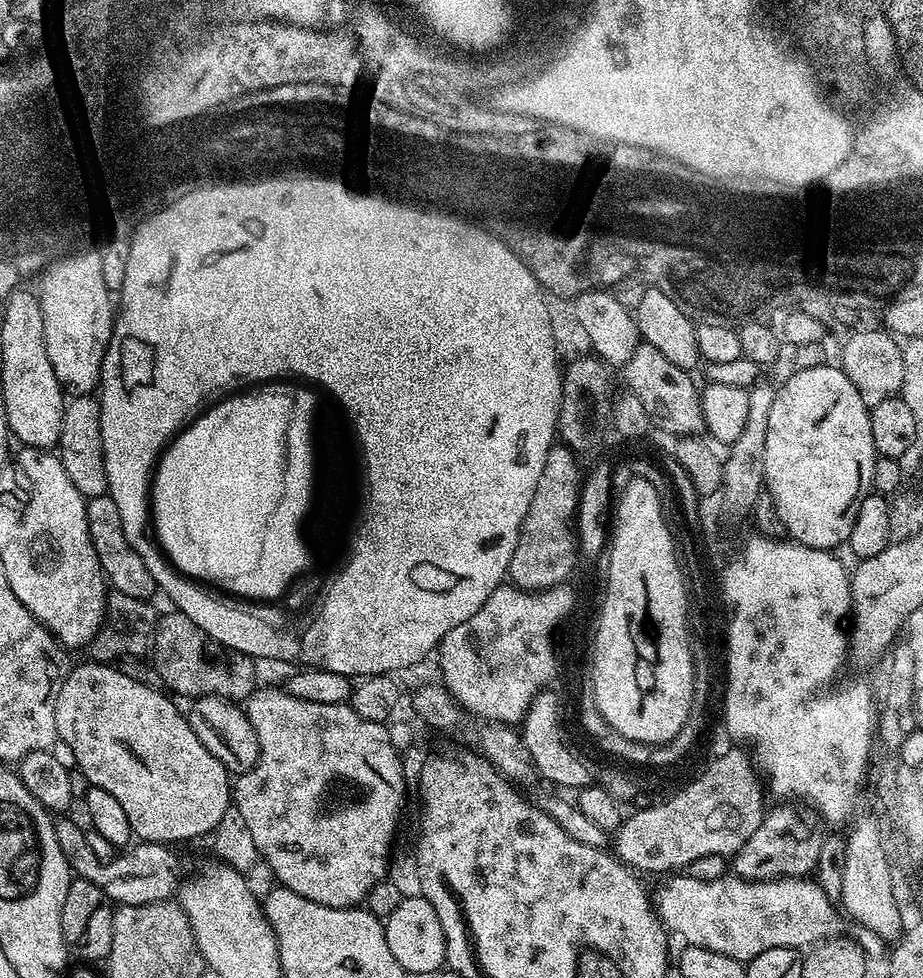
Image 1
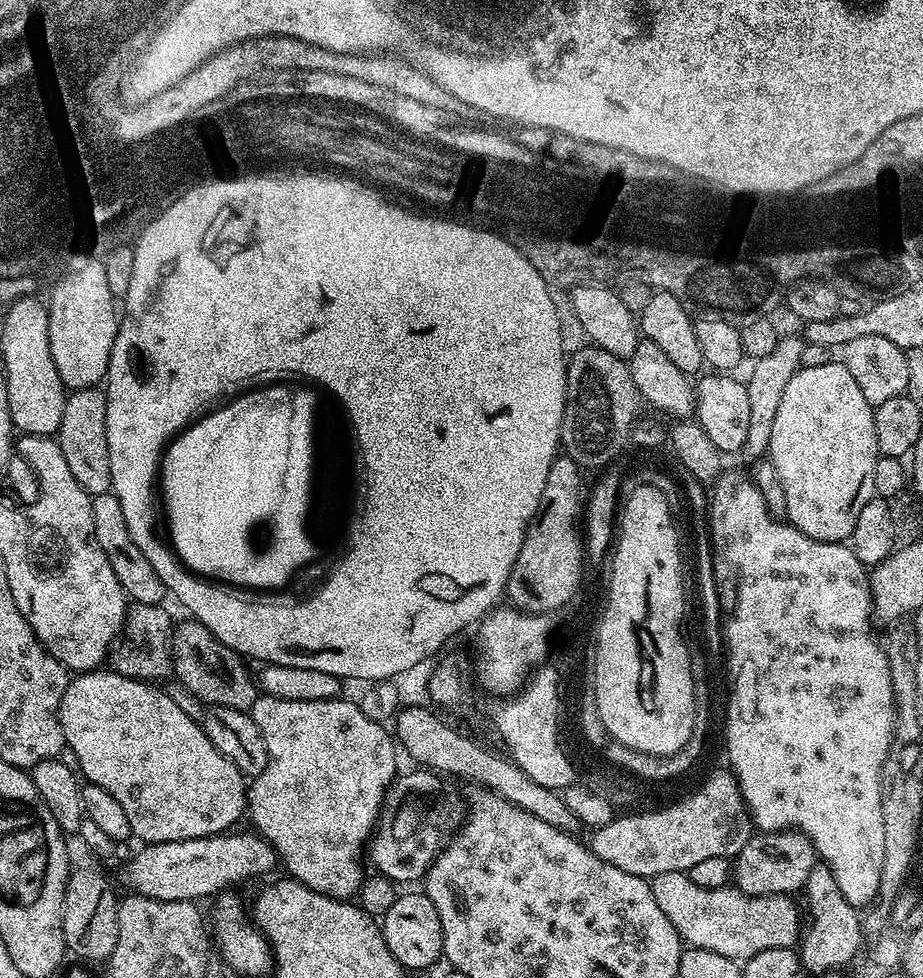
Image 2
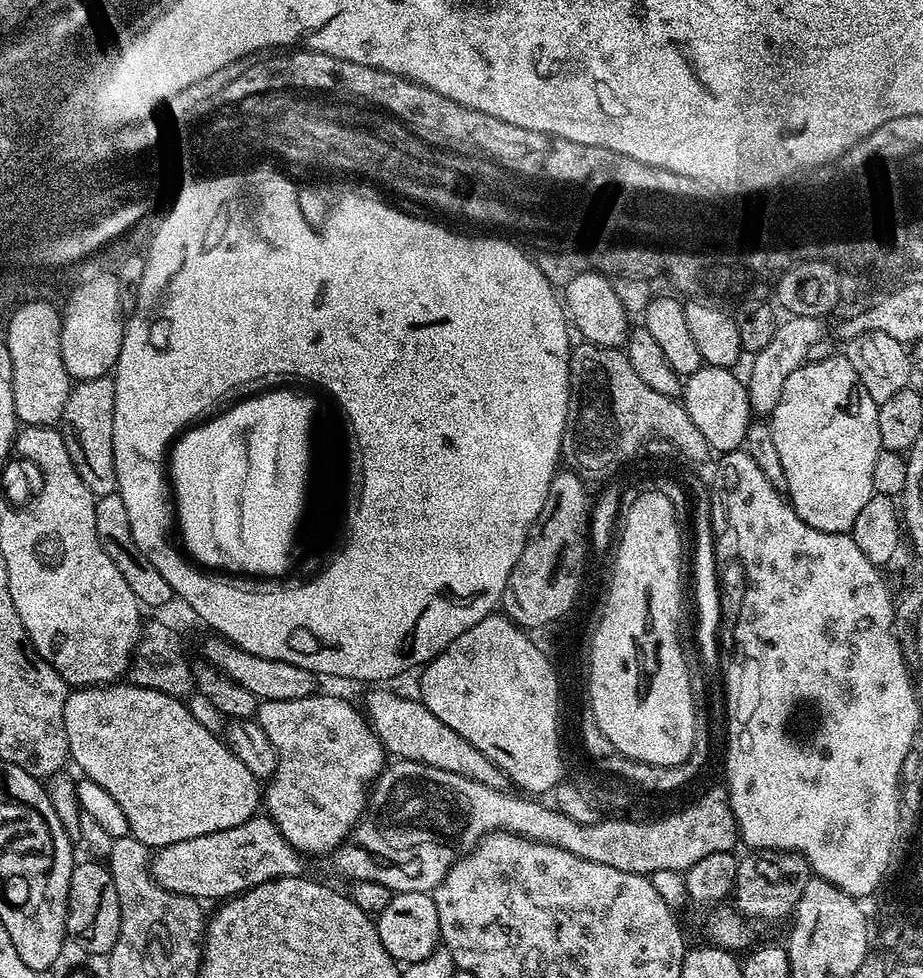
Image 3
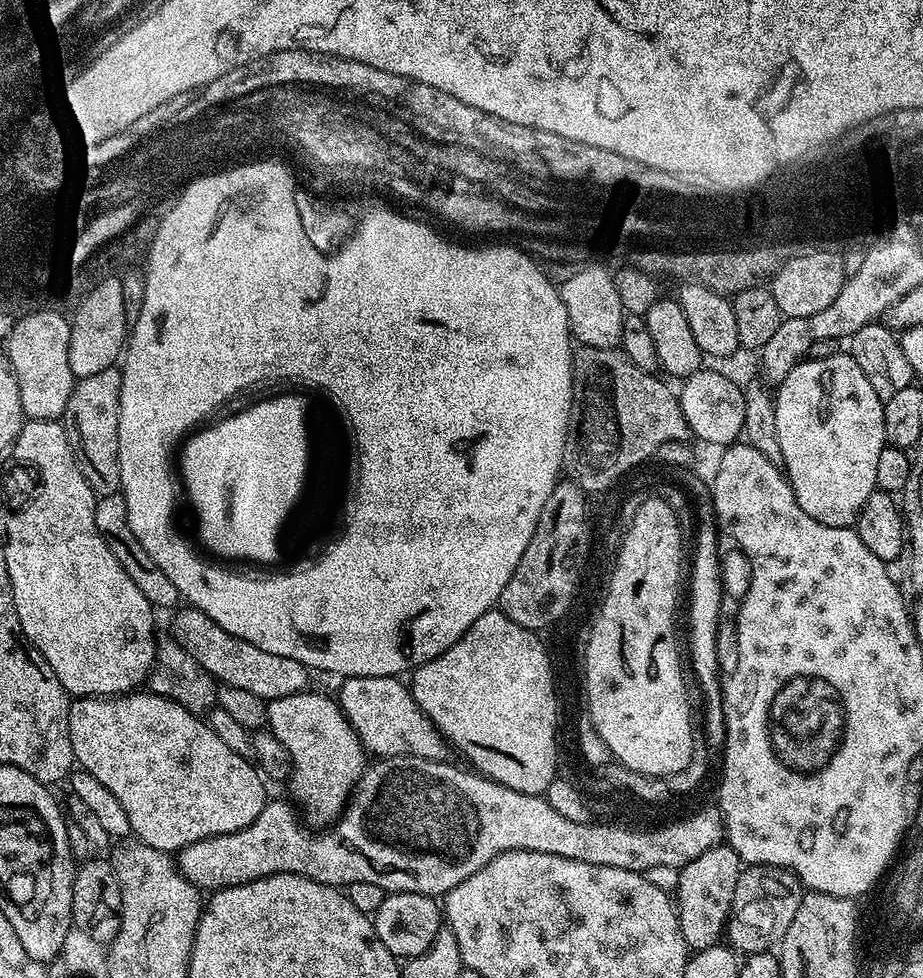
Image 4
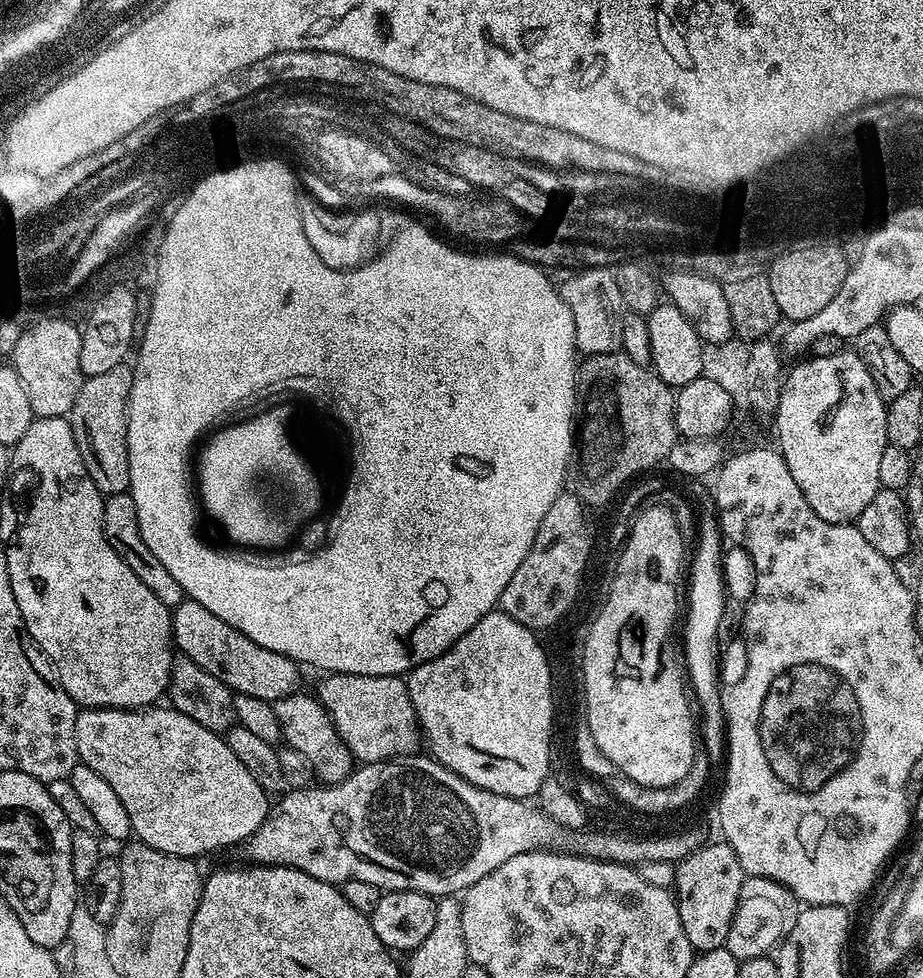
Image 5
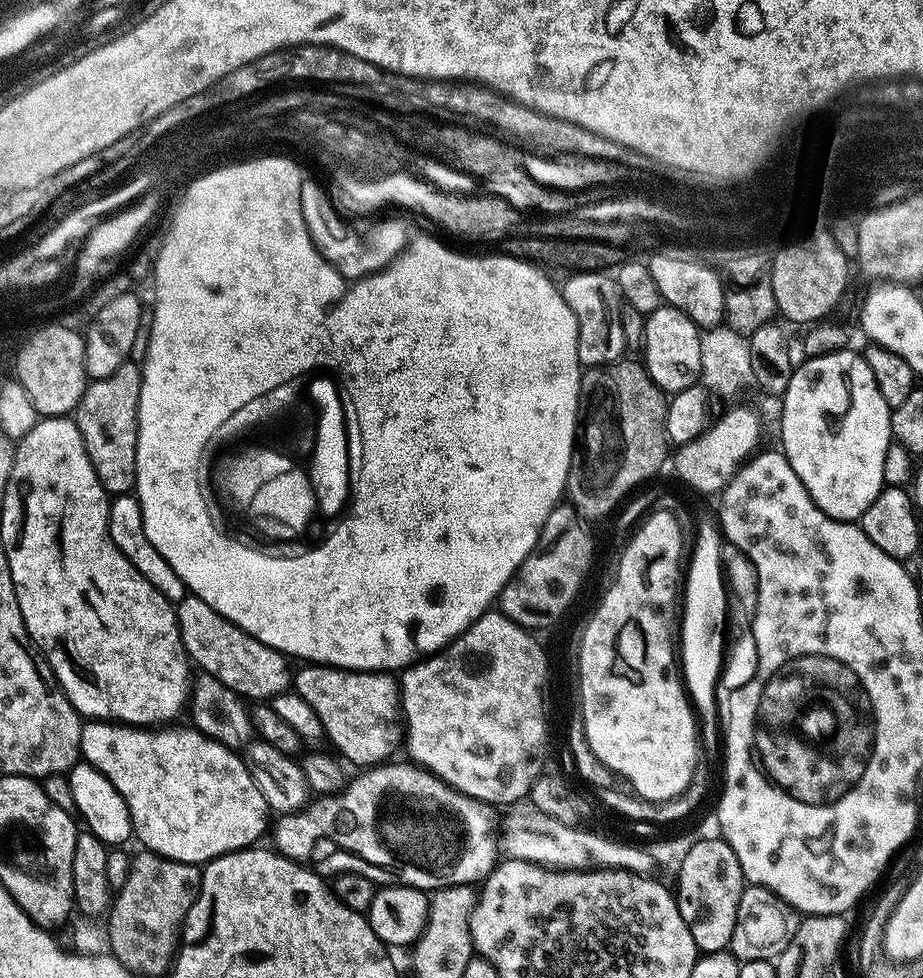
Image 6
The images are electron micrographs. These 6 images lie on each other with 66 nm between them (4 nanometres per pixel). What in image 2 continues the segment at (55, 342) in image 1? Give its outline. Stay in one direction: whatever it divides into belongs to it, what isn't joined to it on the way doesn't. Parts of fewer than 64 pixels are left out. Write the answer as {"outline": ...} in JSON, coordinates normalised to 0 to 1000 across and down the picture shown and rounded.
{"outline":[[[112,269],[89,273],[69,280],[75,282],[66,281],[55,291],[56,304],[50,307],[54,329],[54,362],[59,362],[63,387],[67,387],[74,399],[102,397],[114,392],[119,374],[119,358],[124,358],[124,346],[130,336],[128,307],[119,301]]]}

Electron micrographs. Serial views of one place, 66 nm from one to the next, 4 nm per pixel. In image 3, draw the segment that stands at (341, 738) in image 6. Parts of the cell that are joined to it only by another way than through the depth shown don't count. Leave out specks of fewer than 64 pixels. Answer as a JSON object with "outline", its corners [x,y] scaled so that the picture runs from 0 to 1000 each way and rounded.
{"outline":[[[407,701],[403,709],[392,719],[393,727],[399,733],[405,751],[412,756],[417,770],[429,777],[457,779],[462,783],[475,783],[475,787],[488,787],[488,791],[501,791],[501,796],[509,796],[511,800],[522,800],[524,804],[541,806],[551,805],[553,799],[548,790],[522,767],[509,763],[501,751],[492,751],[483,738],[478,738],[466,730],[466,726],[453,714],[446,716],[442,712],[432,712],[424,708],[420,701]]]}

